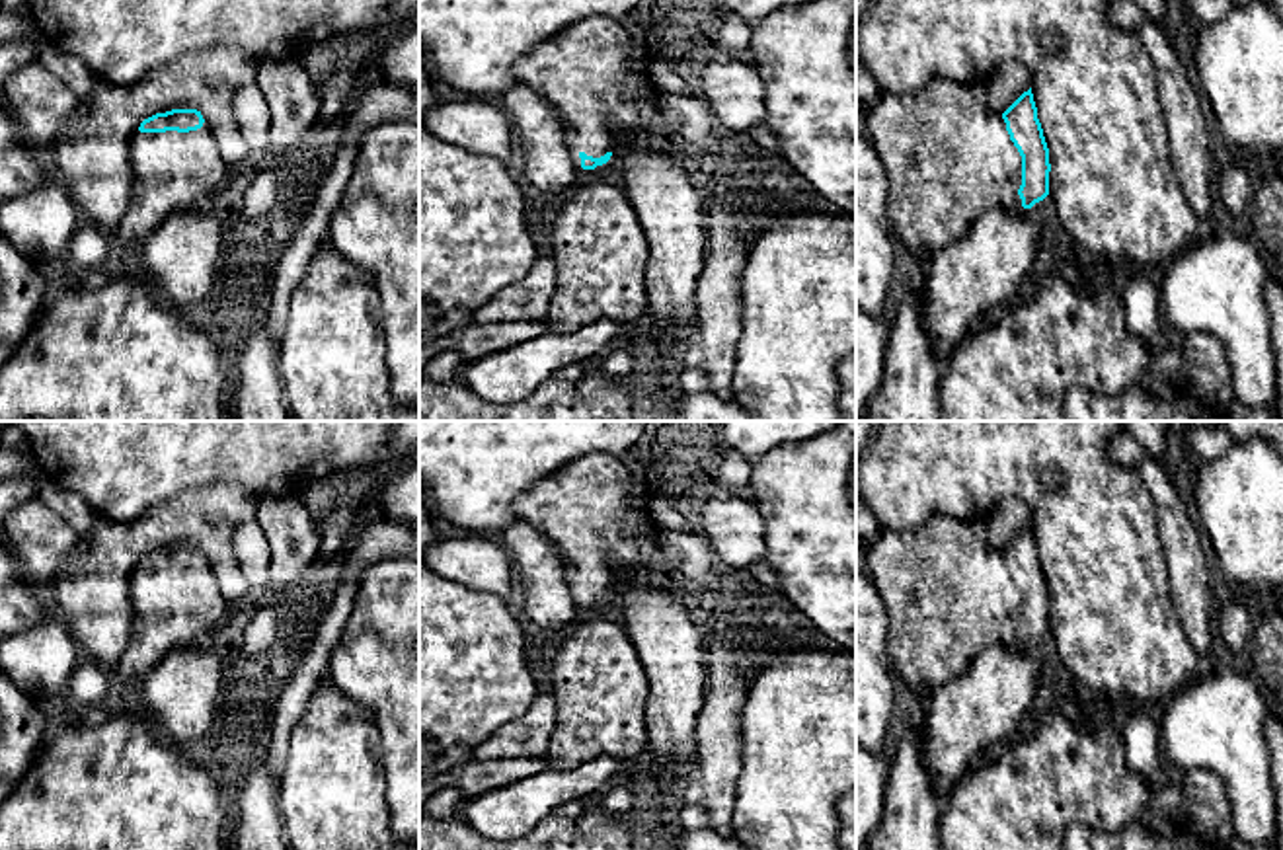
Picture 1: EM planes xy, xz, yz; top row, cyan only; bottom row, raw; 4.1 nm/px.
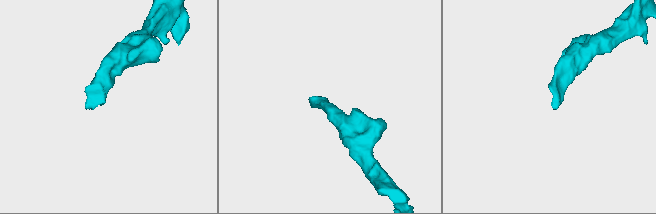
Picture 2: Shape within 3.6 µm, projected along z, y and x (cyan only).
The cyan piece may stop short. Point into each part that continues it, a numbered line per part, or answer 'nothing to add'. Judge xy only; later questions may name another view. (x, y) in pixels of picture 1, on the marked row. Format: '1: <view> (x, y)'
1: xy (172, 170)

